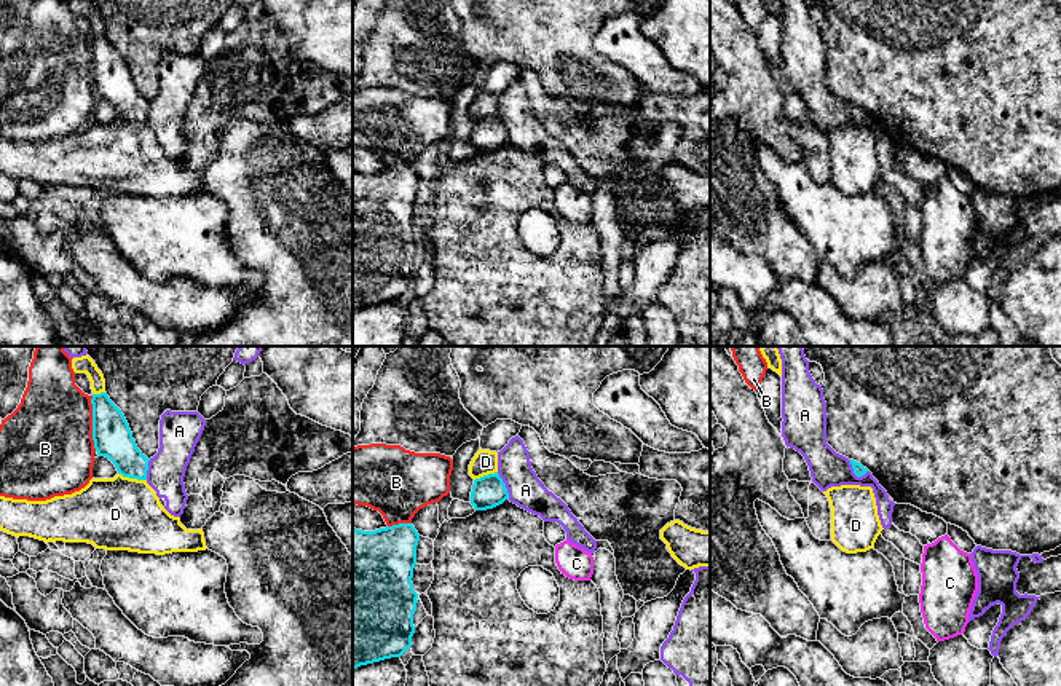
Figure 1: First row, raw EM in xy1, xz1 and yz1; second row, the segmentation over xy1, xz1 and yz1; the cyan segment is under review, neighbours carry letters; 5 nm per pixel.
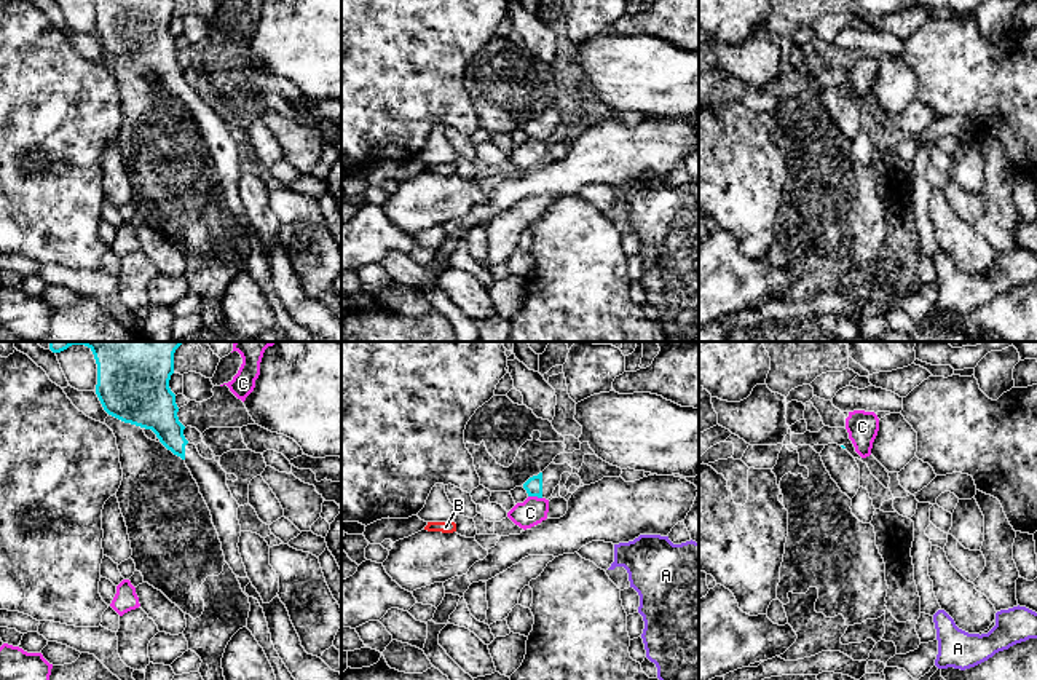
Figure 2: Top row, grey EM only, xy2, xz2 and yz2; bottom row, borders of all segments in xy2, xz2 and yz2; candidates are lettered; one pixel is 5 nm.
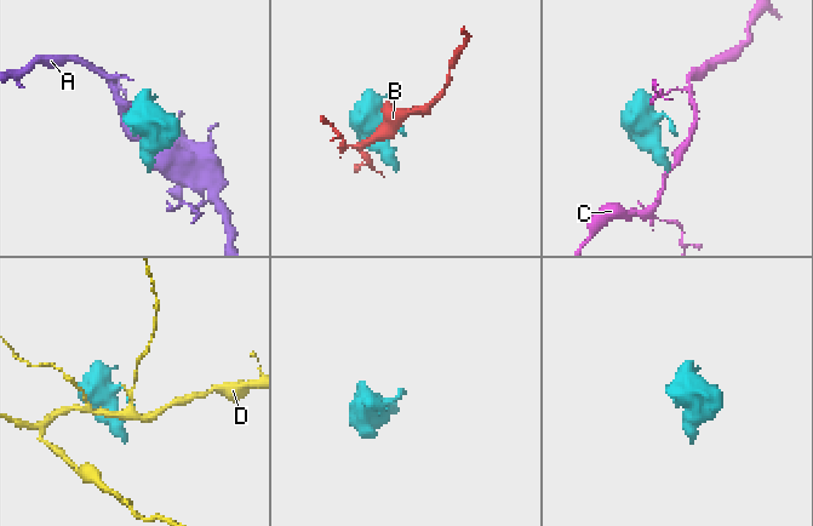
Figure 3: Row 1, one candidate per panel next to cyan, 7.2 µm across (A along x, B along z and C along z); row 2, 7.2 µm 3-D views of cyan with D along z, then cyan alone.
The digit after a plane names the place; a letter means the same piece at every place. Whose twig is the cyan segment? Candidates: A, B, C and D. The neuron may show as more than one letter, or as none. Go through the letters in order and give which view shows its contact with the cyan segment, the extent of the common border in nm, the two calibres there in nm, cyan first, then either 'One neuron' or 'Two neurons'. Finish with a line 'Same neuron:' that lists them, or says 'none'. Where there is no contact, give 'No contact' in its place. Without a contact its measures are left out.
A: Touches cyan in yz1. Shared border 130 nm. Thickness 60 nm (cyan) against 180 nm. Two neurons
B: Touches cyan in xy1. Shared border 280 nm. Thickness 190 nm (cyan) against 460 nm. Two neurons
C: Touches cyan in xz2. Shared border 70 nm. Thickness 90 nm (cyan) against 140 nm. Two neurons
D: Touches cyan in xy1. Shared border 150 nm. Thickness 190 nm (cyan) against 360 nm. Two neurons
Same neuron: none

